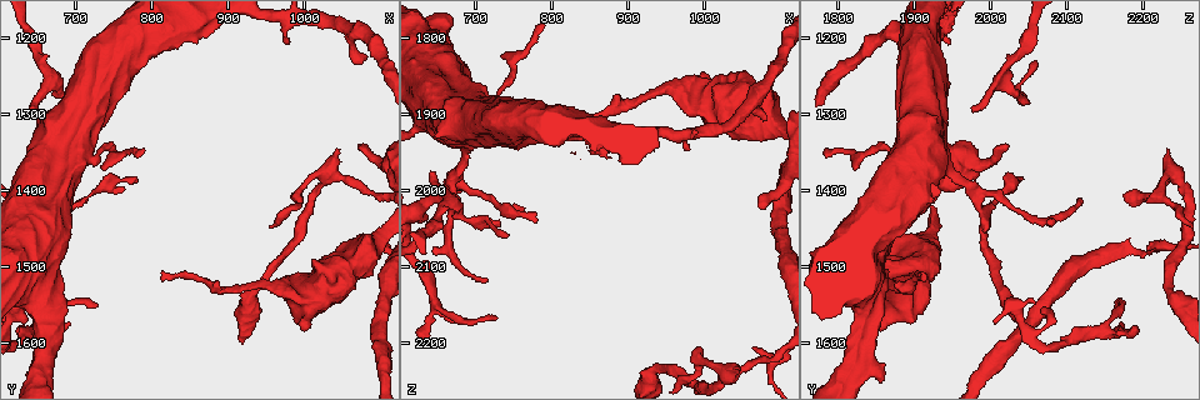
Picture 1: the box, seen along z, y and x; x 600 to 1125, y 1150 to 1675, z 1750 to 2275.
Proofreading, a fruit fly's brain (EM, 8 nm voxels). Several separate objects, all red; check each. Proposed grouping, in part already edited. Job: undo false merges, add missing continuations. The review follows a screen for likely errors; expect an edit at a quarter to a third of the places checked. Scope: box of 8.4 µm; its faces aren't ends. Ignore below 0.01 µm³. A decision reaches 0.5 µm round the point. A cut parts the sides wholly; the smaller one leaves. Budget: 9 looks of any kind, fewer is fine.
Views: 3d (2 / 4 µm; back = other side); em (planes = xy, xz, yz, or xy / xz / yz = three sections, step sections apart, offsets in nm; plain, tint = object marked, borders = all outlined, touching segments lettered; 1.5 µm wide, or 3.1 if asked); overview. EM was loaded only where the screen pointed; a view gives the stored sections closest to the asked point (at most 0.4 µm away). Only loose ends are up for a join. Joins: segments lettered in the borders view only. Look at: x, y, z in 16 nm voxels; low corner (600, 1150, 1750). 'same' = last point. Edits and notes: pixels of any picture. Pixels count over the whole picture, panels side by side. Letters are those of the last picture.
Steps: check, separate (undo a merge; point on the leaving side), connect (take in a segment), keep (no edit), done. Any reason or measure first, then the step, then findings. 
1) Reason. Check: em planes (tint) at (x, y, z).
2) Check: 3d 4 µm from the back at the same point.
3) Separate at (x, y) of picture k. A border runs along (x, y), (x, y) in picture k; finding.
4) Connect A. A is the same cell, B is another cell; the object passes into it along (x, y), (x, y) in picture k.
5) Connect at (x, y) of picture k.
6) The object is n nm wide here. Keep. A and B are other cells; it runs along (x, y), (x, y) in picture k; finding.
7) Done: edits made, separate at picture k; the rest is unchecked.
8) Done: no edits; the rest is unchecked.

Calibre changes. Check: em yz step 8 (tint) at (1085, 1475, 2240).

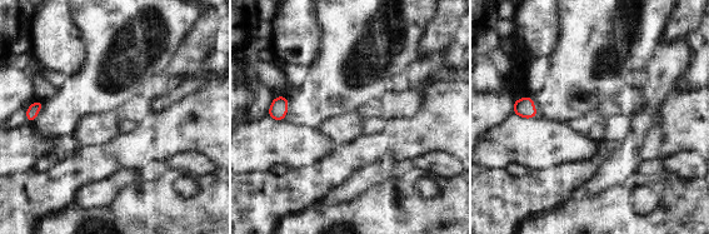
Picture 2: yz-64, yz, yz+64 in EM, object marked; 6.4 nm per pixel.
Check: em planes (borders) at the same point.

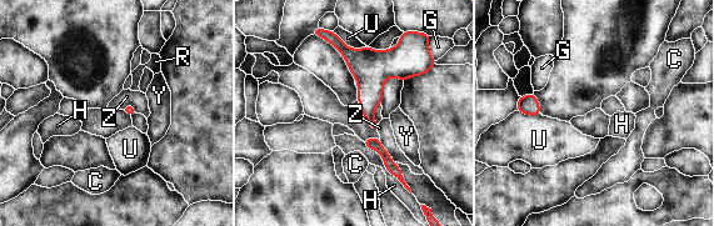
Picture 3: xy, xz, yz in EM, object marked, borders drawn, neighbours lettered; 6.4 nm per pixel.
Keep. C, G, H, R, U, Y and Z are other cells; a border runs along (335, 33), (348, 46), (368, 46) in picture 3; continuous, no second cell.

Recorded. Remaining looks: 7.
Thin end. Check: 3d 2 µm at (715, 1410, 2120).

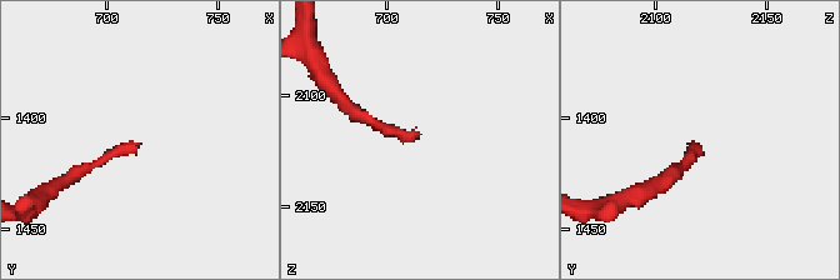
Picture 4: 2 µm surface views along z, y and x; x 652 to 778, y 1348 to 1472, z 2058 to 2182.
Shape alone is not enough. Check: em planes (borders) at (715, 1413, 2116).

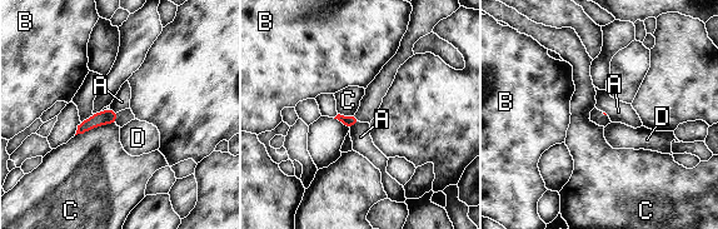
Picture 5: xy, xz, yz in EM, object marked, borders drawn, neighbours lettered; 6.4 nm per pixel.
Keep. A, B, C and D are other cells; a border runs along (359, 122), (349, 128) in picture 5; no lettered segment goes on from it.

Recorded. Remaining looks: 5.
Tapers out. Check: em xy step 8 (borders) at (795, 1345, 1785).

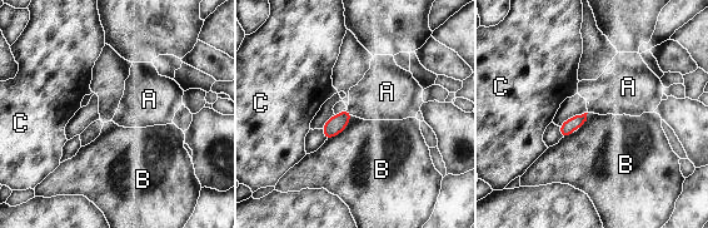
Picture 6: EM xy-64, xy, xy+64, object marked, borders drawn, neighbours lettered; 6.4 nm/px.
Check: em planes (borders) at the same point.

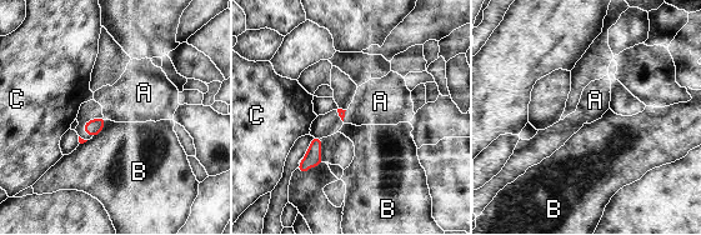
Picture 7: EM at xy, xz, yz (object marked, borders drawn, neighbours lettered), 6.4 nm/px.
Keep. A, B and C are other cells; a border runs along (103, 114), (105, 119) in picture 7; no lettered segment goes on from it.

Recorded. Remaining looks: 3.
Thick turns thin. Check: em planes (plain) at (670, 1425, 1990).

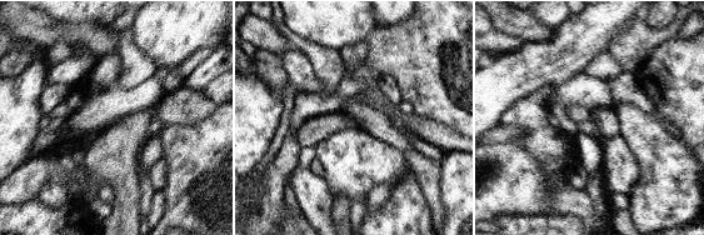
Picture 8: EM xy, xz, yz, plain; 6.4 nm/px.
Check: em planes (borders) at the same point.

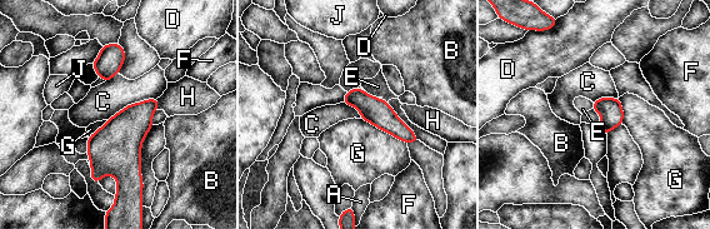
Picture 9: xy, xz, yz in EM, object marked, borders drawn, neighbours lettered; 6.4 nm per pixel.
The object is 170 nm wide here. Keep. A, B, C, D, E, F, G, H and J are other cells; a border runs along (156, 96), (128, 104), (106, 120) in picture 9; one cell here.

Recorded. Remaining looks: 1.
Done: no edits; the rest is unchecked.

